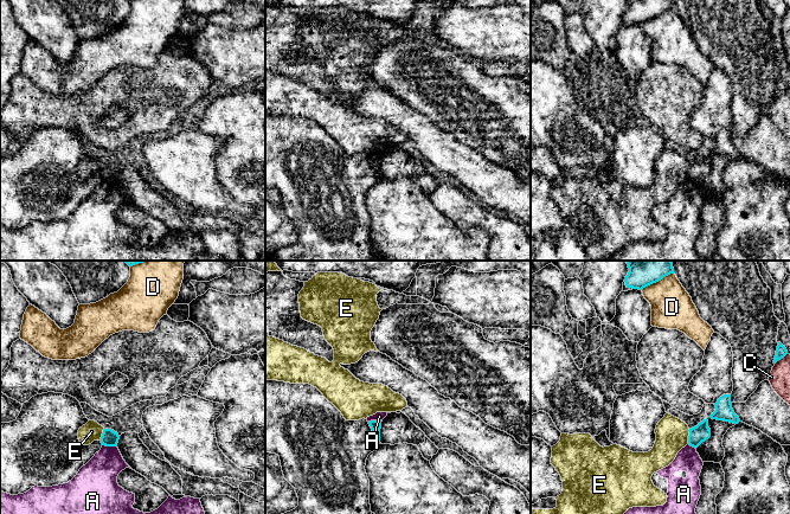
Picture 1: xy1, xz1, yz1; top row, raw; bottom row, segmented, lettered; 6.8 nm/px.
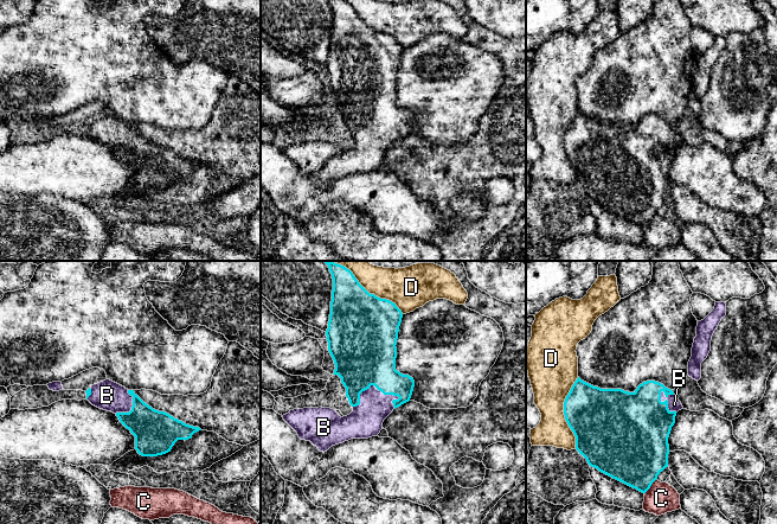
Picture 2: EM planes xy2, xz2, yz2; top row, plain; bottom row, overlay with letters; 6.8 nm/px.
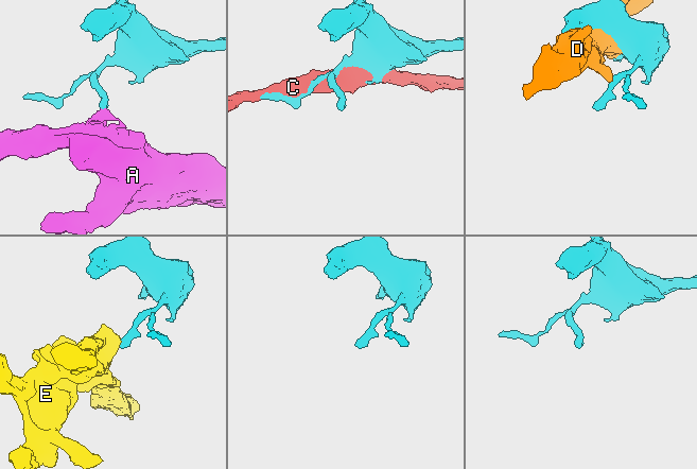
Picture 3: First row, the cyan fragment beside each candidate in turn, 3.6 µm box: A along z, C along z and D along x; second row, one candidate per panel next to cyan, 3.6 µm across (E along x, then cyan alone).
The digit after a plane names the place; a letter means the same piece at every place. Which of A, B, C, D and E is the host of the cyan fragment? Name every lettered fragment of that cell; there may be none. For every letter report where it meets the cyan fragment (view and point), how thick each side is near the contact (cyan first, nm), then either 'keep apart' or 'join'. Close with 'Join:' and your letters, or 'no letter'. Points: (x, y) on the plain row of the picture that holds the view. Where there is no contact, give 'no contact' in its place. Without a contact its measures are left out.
A: xy1 (109, 180) | 110/280 nm | keep apart
B: xz2 (371, 119) | 440/220 nm | join
C: yz2 (650, 219) | 440/200 nm | keep apart
D: yz2 (564, 147) | 400/280 nm | keep apart
E: yz1 (688, 171) | 120/220 nm | keep apart
Join: B

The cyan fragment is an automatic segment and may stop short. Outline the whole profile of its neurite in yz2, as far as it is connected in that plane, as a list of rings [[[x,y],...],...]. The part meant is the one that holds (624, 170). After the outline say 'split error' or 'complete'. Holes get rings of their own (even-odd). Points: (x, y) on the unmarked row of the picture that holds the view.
[[[579,111],[564,136],[565,154],[576,171],[576,184],[591,202],[637,225],[646,228],[657,210],[668,202],[668,172],[675,158],[675,151],[683,143],[673,124],[655,115],[643,116],[634,127],[622,123],[601,123]]] | split error

